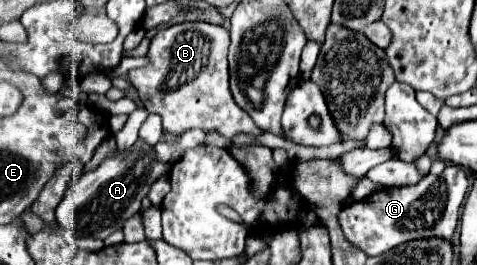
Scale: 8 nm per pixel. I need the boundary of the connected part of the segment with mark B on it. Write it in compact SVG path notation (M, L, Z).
M179 23L161 29L149 45L149 57L151 65L143 69L131 69L127 73L127 79L135 87L141 105L149 113L157 113L163 117L163 131L169 133L185 133L187 129L203 129L203 131L219 131L227 139L235 137L237 133L261 133L251 117L231 99L229 89L229 71L227 71L227 47L229 47L229 33L223 27L209 25L209 23Z

